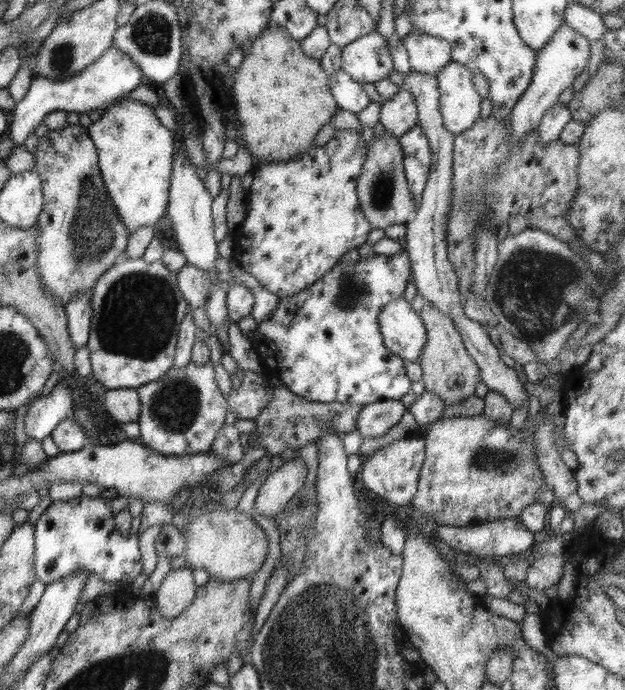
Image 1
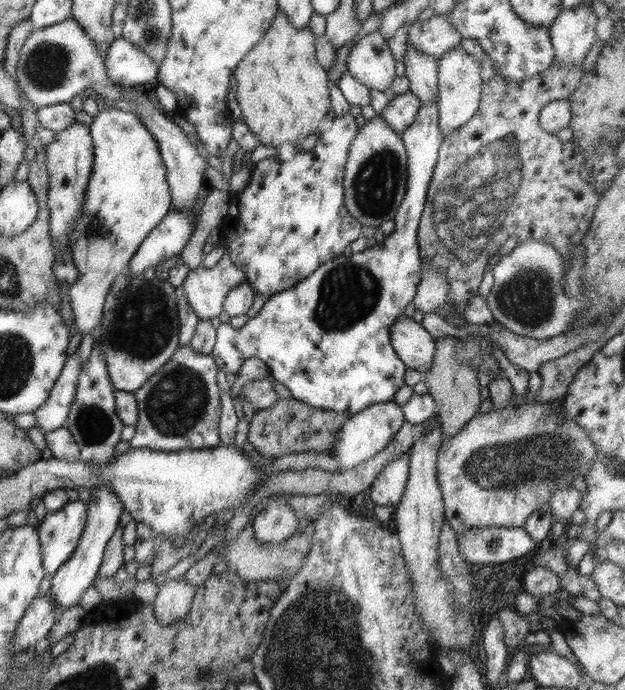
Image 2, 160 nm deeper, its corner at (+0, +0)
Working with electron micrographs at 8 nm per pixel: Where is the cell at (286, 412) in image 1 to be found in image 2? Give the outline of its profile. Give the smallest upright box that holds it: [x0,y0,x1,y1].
[247,398,350,457]

